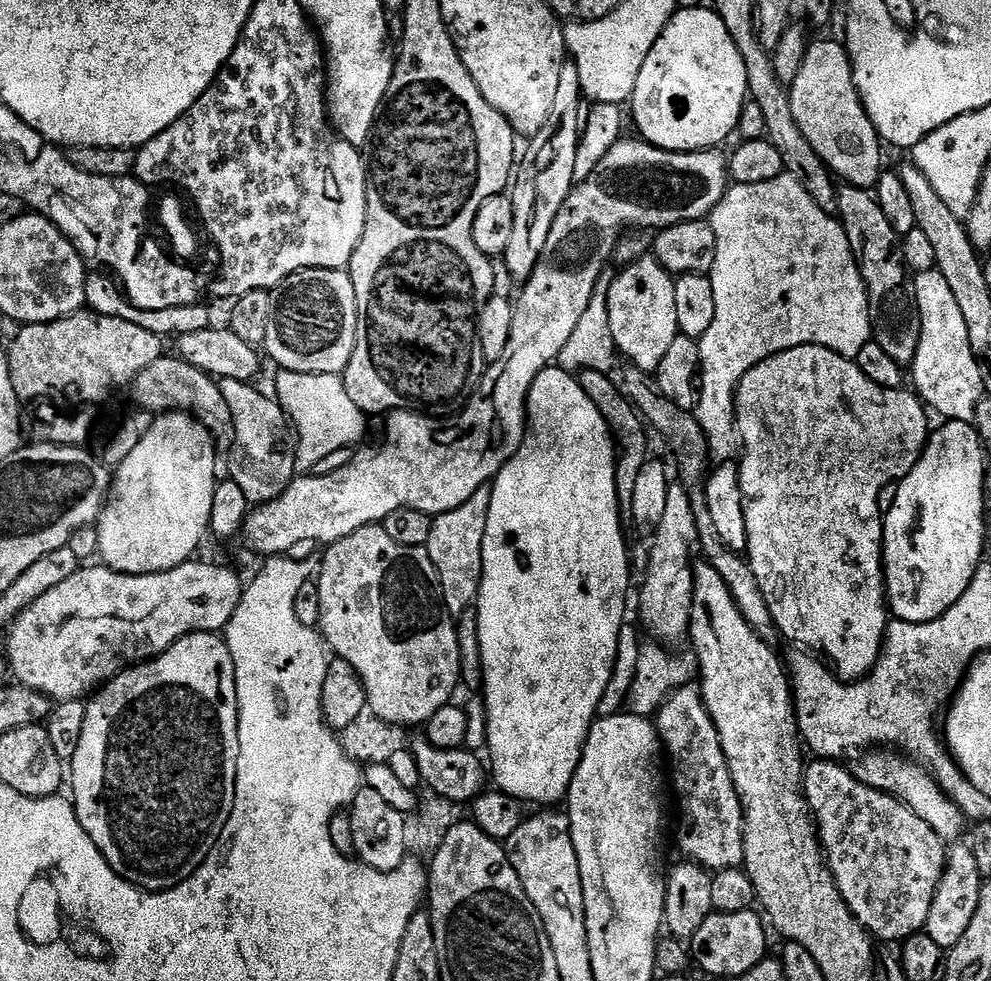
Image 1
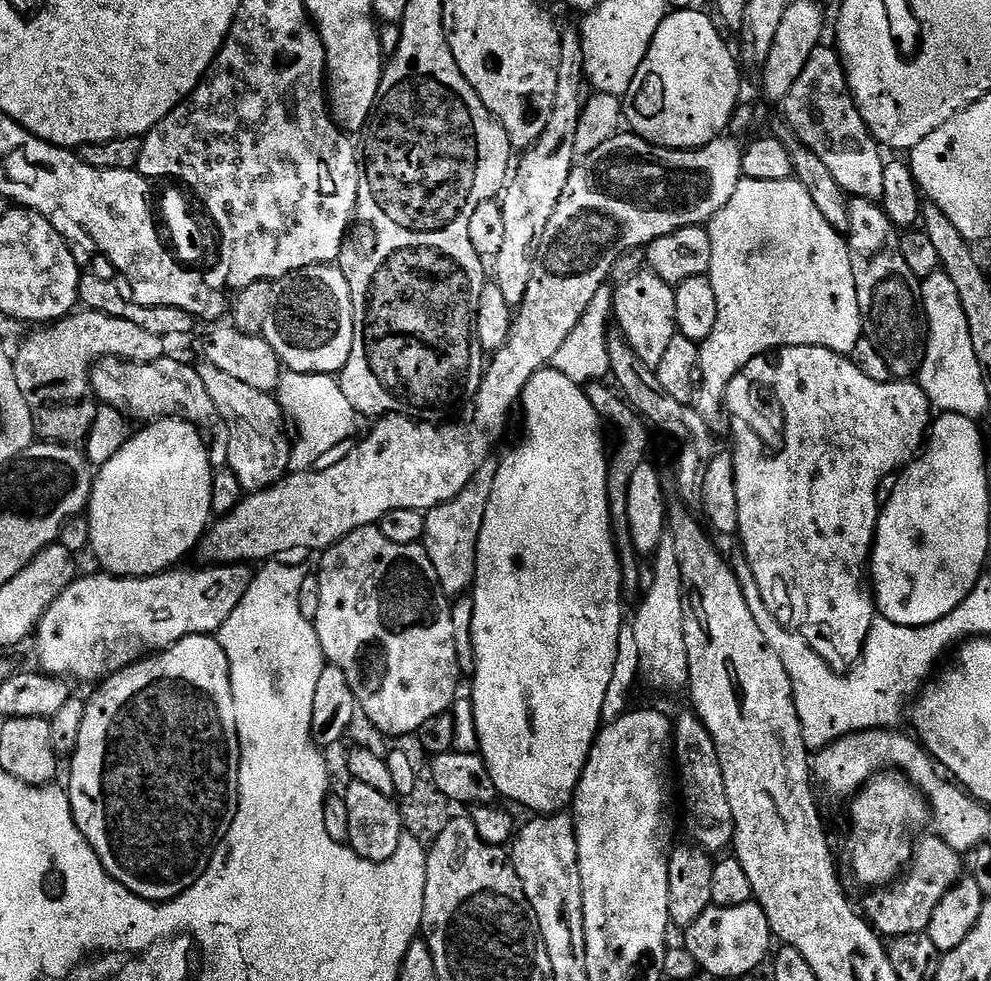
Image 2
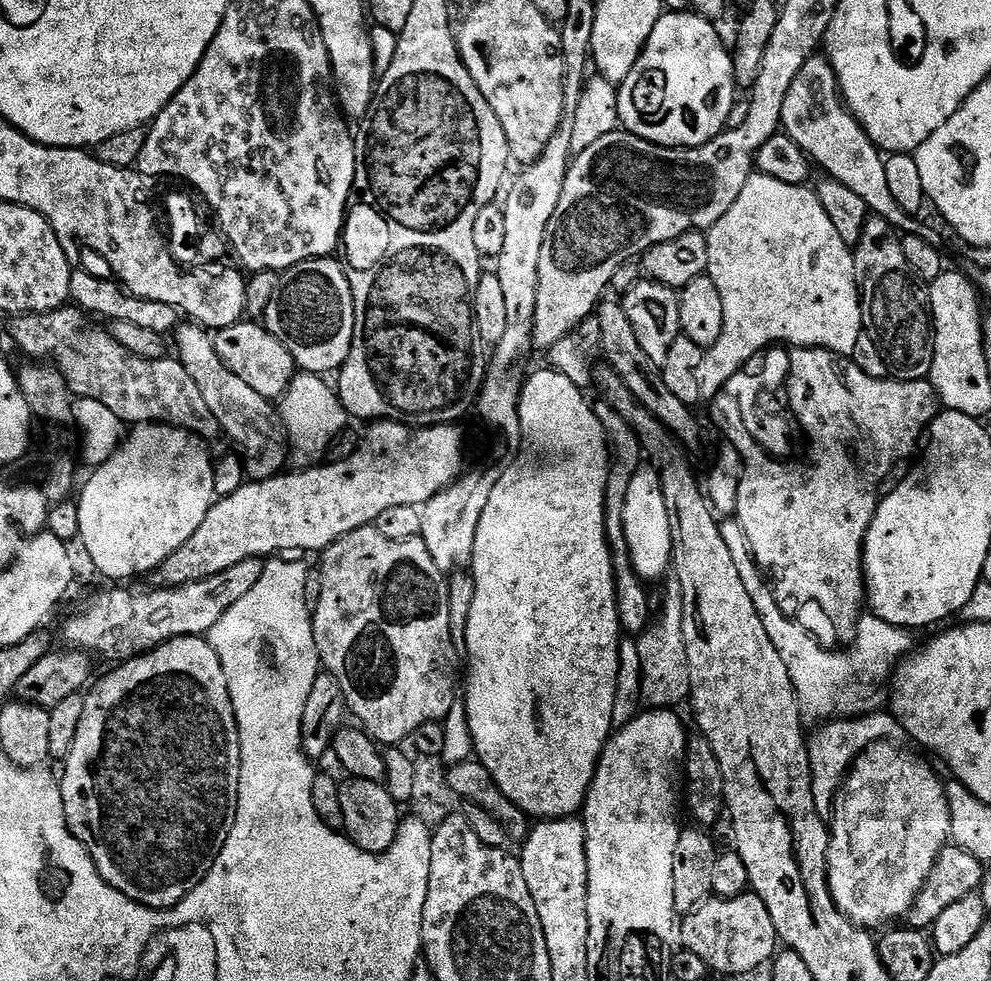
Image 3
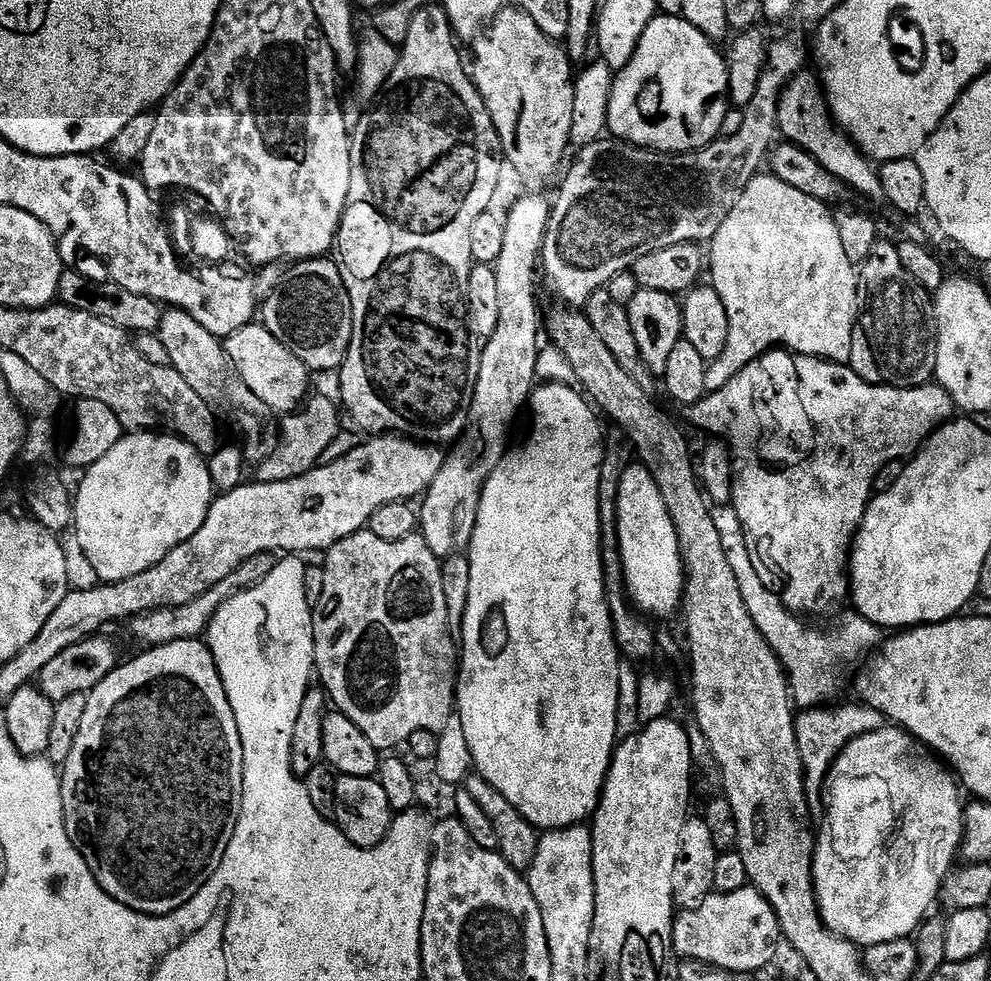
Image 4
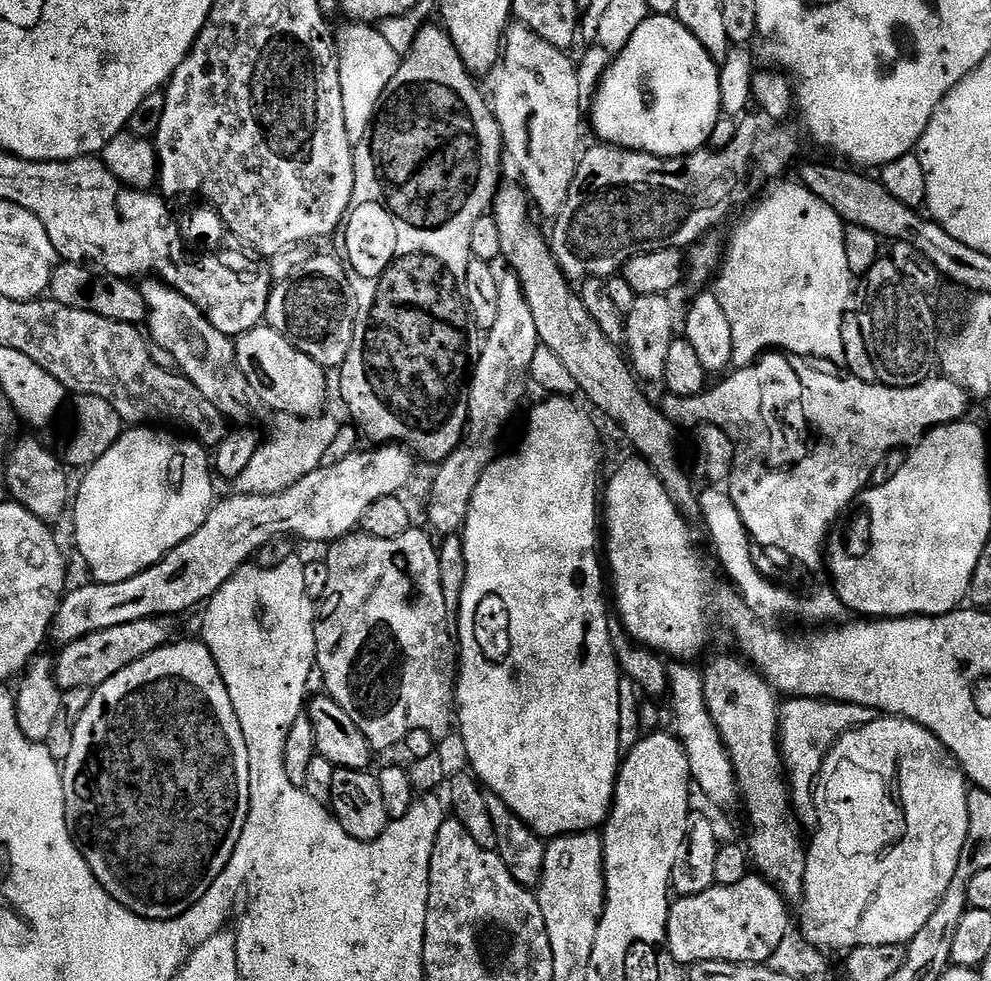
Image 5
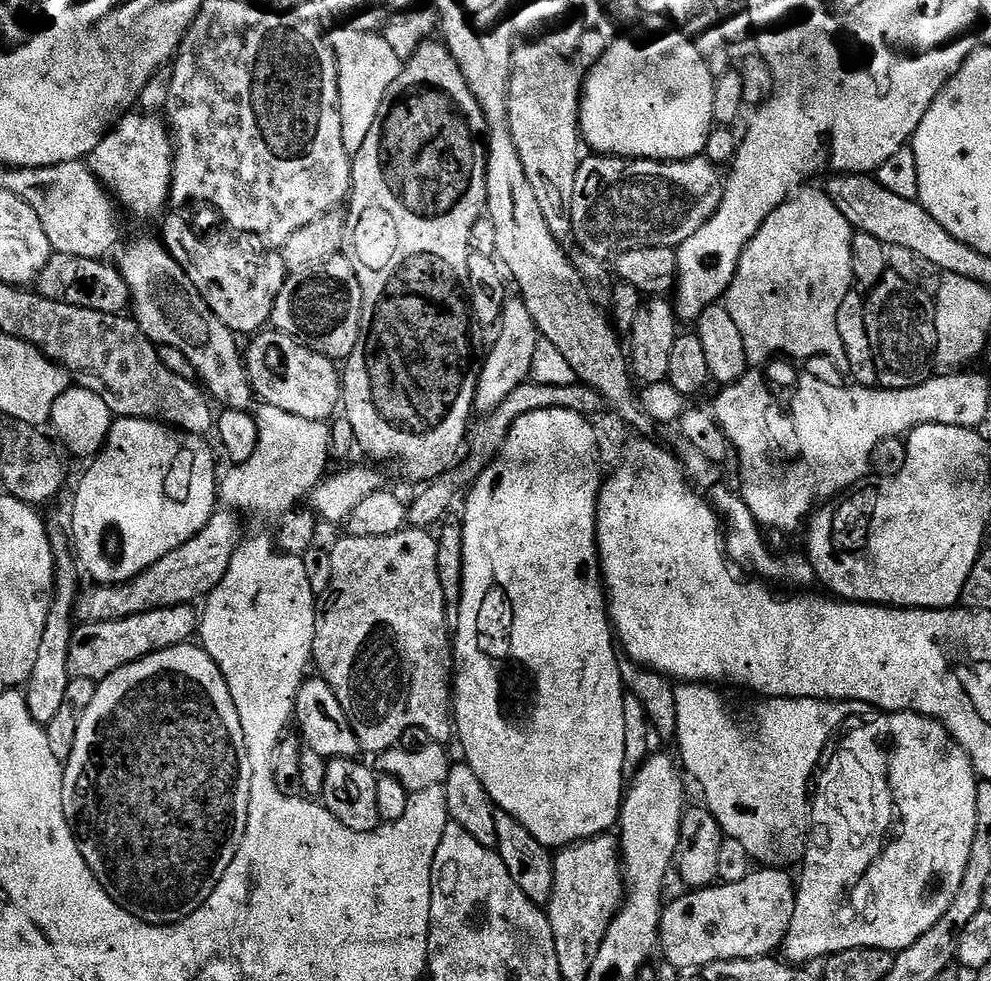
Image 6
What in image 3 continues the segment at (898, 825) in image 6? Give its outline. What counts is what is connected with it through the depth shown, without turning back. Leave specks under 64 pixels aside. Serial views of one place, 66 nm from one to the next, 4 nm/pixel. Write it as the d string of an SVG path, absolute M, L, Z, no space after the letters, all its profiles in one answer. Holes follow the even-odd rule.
M895 743L872 744L853 762L846 779L842 785L842 791L835 797L836 813L830 816L830 839L828 841L828 889L838 906L838 910L848 920L853 920L862 928L876 930L879 924L891 925L891 920L907 917L909 910L914 906L918 894L924 883L930 878L930 870L934 870L936 860L940 857L940 851L949 847L951 837L951 810L947 802L945 781L936 777L936 772L924 760L919 760L912 752L907 752L907 747L897 746Z

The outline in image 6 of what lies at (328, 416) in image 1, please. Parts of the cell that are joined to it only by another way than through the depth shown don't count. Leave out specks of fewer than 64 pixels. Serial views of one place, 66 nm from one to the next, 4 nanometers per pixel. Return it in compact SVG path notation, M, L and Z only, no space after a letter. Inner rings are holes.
M271 406L261 409L258 412L260 441L256 454L249 458L247 464L229 467L228 477L219 481L218 496L223 503L225 500L236 508L250 506L256 512L283 513L295 505L292 504L295 500L300 500L303 496L305 499L320 483L320 464L330 460L332 433L323 420L298 418L286 410Z

